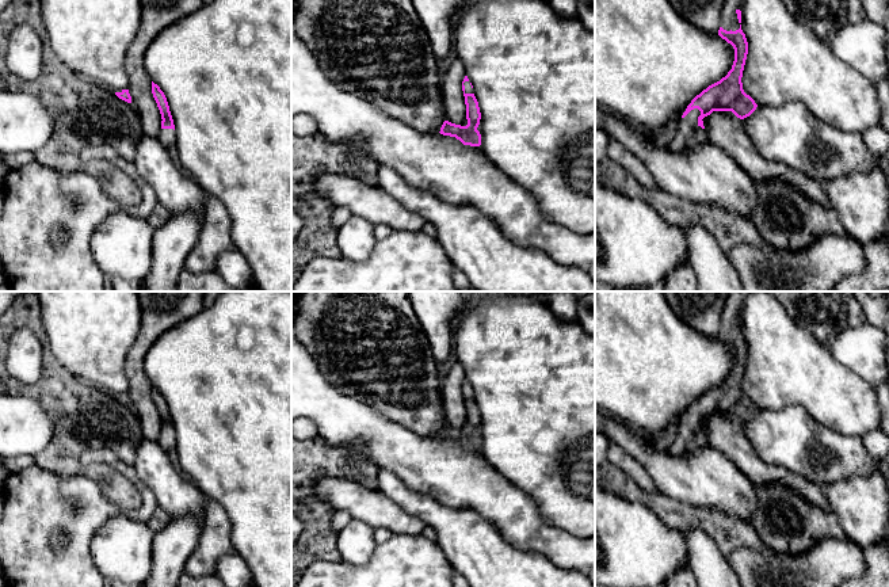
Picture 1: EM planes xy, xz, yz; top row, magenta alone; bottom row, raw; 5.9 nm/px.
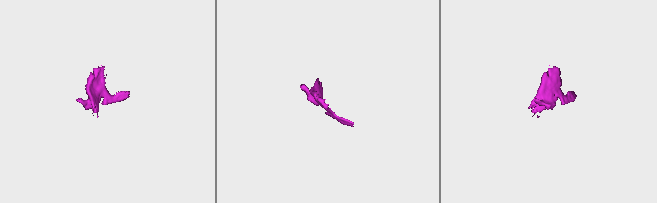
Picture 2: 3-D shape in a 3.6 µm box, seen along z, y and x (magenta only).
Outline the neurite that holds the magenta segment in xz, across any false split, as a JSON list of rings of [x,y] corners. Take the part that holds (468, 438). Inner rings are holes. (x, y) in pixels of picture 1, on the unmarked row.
[[[465,380],[462,385],[462,394],[463,394],[465,408],[466,408],[468,428],[461,430],[461,428],[455,428],[449,424],[444,424],[439,437],[443,439],[455,441],[463,449],[480,450],[481,438],[477,434],[477,431],[480,428],[481,416],[480,416],[478,405],[473,397],[473,389],[469,385],[468,380]]]

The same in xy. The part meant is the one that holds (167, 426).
[[[152,385],[152,397],[157,407],[157,411],[161,418],[161,434],[159,437],[159,445],[169,454],[176,450],[176,435],[173,423],[169,415],[169,409],[164,396],[160,393],[157,388]]]

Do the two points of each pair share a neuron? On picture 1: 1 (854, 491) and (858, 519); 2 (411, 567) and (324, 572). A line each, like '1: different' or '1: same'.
1: same
2: same

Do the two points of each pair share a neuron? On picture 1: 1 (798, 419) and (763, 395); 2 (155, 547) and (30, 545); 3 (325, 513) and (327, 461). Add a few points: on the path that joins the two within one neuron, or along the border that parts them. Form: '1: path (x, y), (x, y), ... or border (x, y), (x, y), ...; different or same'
1: border (758, 408), (783, 410), (801, 406), (813, 419); different
2: border (109, 519), (90, 545), (99, 572); different
3: path (311, 499), (306, 495), (306, 475), (312, 469); same

